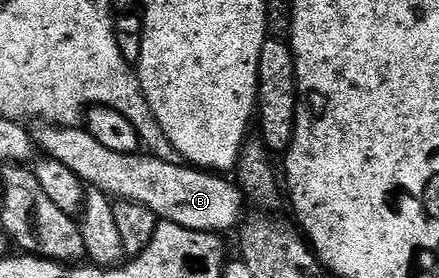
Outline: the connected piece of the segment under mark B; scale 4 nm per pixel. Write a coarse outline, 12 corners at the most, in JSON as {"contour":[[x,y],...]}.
{"contour":[[82,126],[32,132],[49,159],[159,221],[226,234],[243,219],[225,175],[120,154]]}

